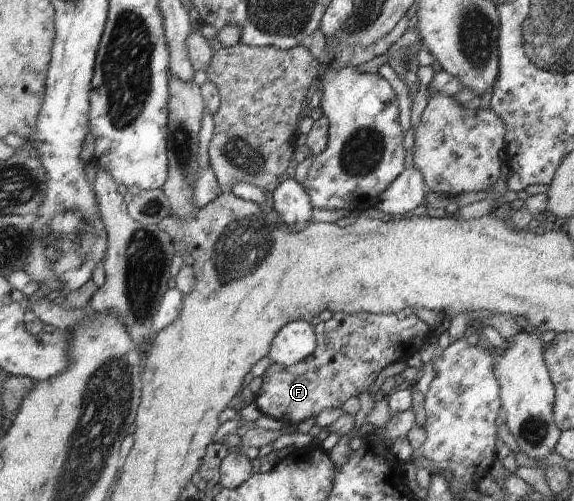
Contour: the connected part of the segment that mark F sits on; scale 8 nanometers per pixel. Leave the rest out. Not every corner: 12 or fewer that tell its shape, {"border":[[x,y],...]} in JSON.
{"border":[[333,312],[316,349],[273,363],[254,402],[296,424],[359,396],[431,329],[395,314]]}

